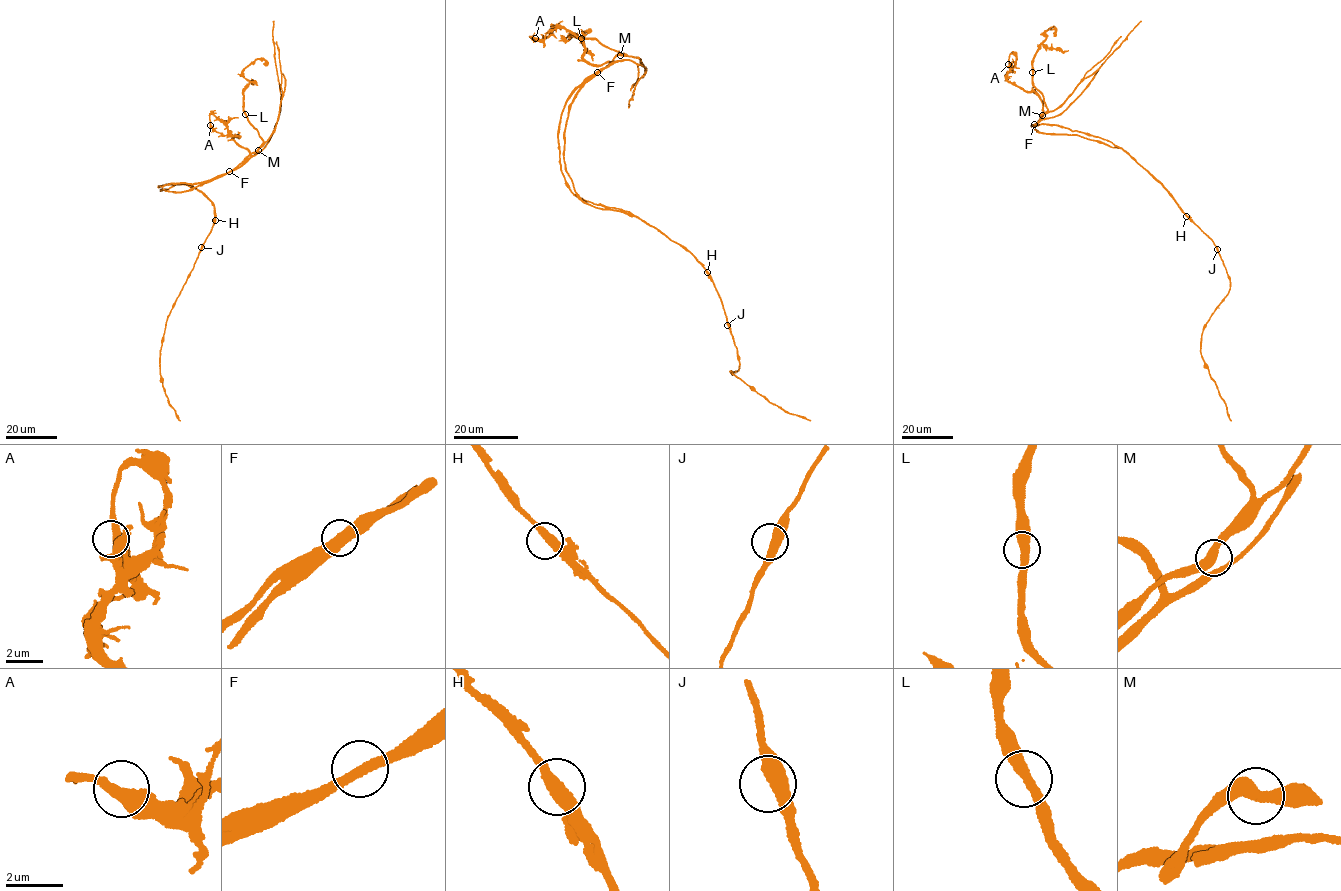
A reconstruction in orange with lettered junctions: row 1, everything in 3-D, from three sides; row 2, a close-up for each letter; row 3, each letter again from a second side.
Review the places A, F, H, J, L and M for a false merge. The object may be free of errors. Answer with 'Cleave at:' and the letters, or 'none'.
Cleave at: F

